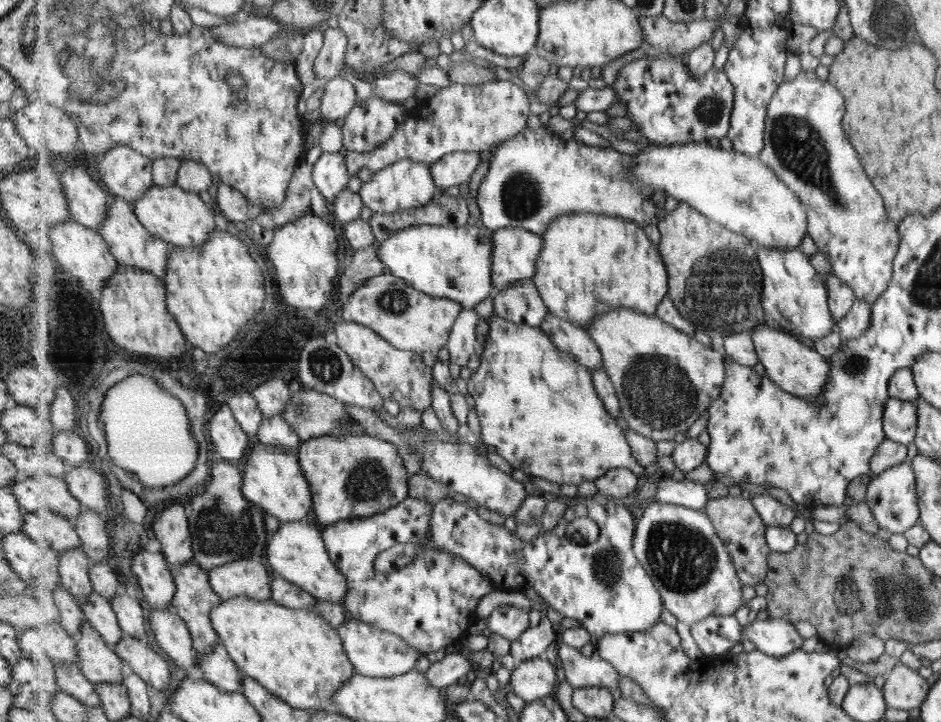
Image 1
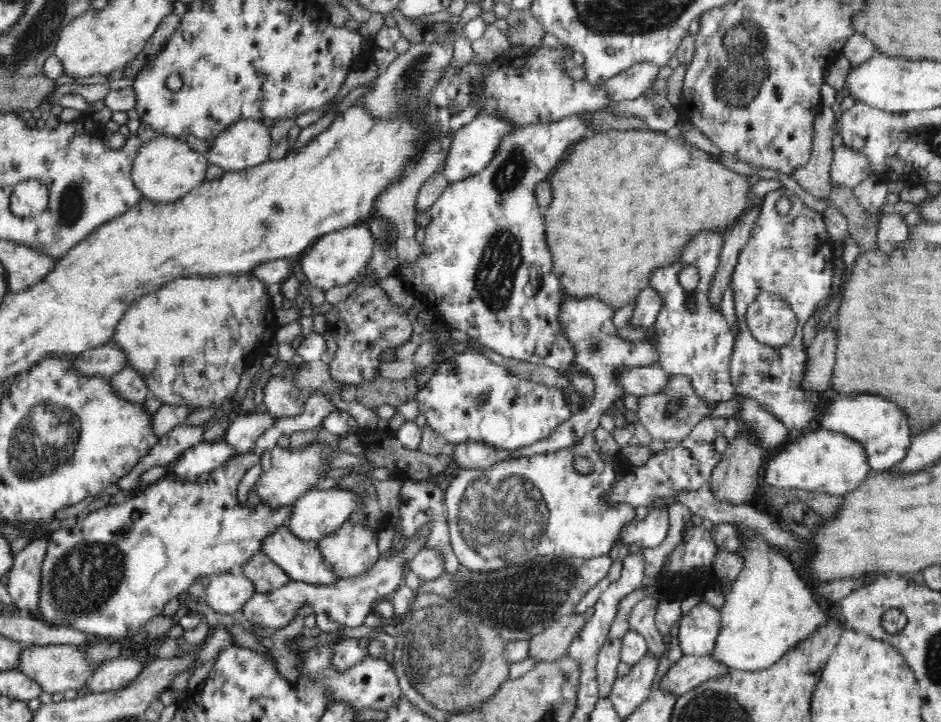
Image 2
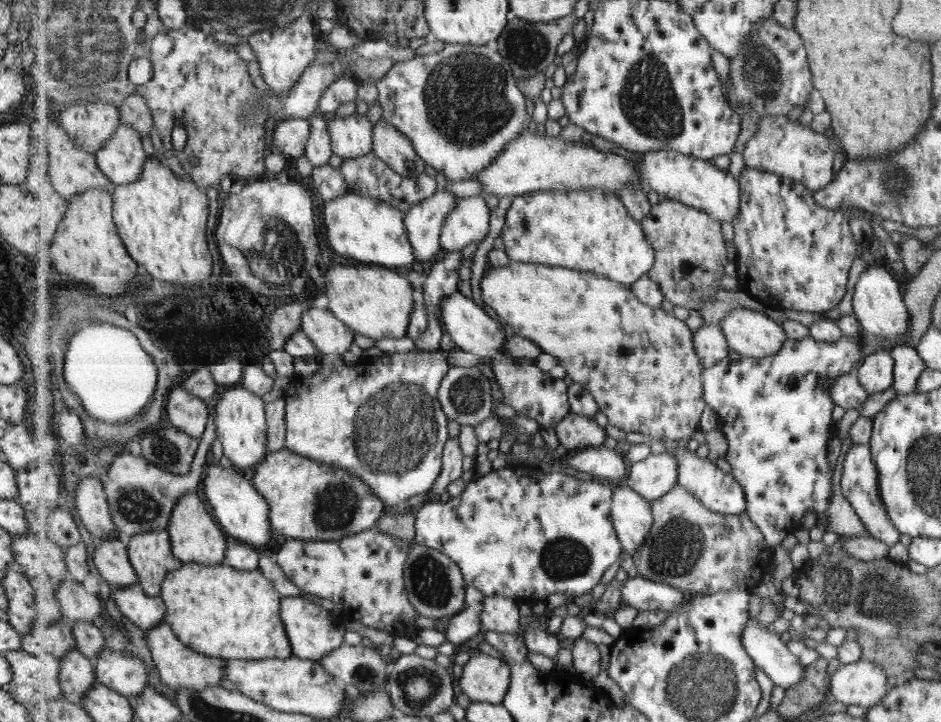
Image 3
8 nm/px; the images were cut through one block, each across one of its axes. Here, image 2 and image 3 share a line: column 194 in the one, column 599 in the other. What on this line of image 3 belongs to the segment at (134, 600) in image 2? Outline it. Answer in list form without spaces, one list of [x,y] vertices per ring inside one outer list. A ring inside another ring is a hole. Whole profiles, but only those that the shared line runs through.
[[[509,467],[508,469],[496,469],[483,478],[471,480],[465,490],[458,497],[450,498],[446,503],[438,499],[431,499],[424,505],[416,508],[416,538],[414,542],[428,546],[429,548],[443,552],[450,556],[464,574],[466,584],[478,588],[487,596],[501,595],[517,601],[520,598],[538,598],[543,600],[549,594],[568,594],[573,598],[583,596],[591,592],[595,586],[602,584],[603,574],[619,560],[619,554],[624,550],[620,537],[616,531],[616,525],[612,519],[612,502],[615,485],[603,486],[597,480],[595,482],[587,480],[577,480],[573,476],[568,476],[562,471],[553,471],[543,474],[540,469],[533,467]]]

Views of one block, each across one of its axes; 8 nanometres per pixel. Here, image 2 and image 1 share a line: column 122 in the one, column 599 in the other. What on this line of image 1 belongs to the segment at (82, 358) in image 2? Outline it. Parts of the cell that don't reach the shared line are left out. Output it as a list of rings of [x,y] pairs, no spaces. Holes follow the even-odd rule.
[[[549,312],[540,327],[561,351],[572,354],[590,370],[604,368],[604,356],[599,351],[597,343],[582,326]]]

